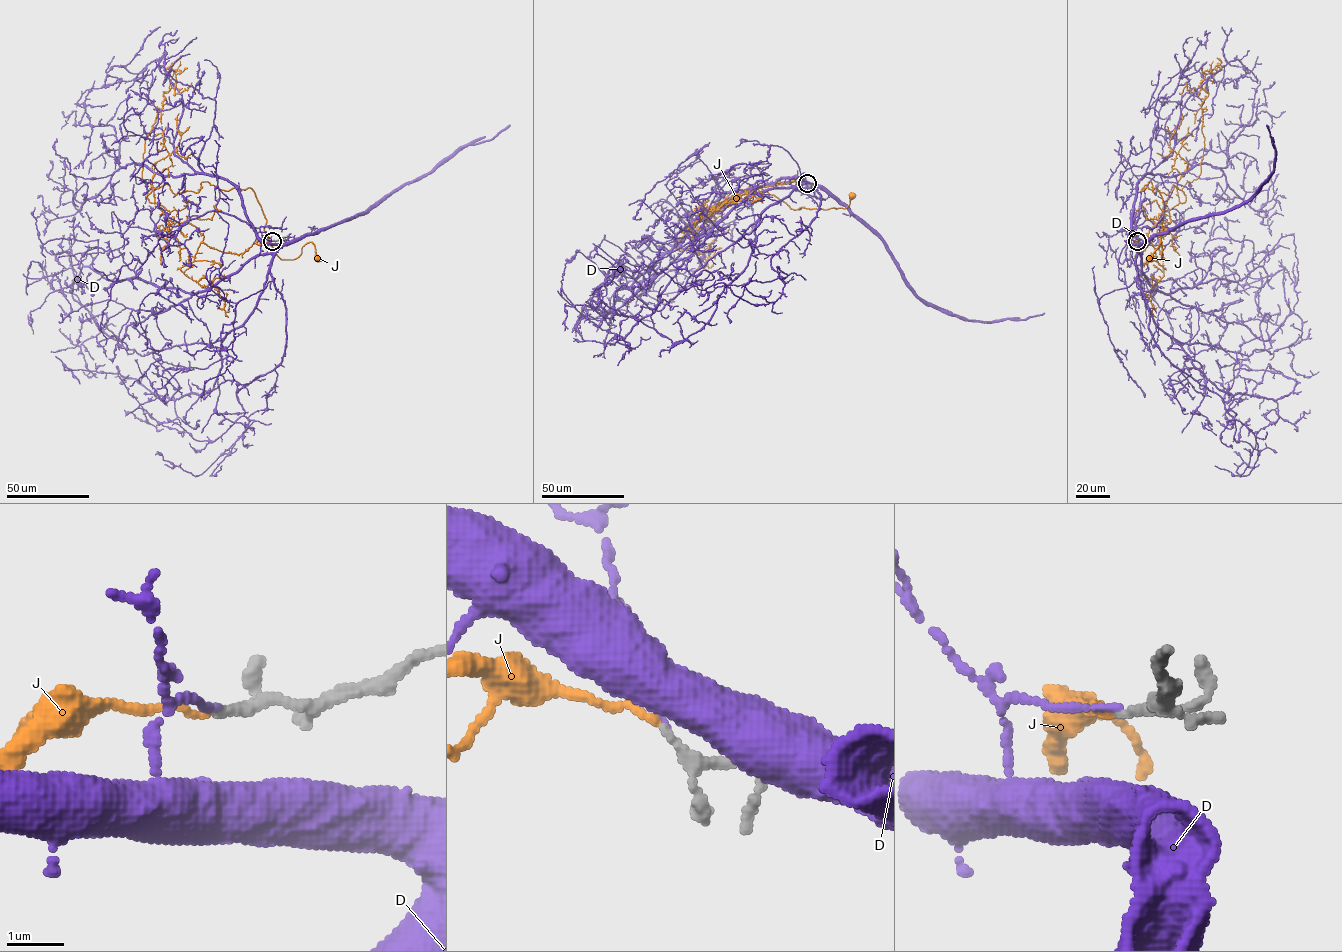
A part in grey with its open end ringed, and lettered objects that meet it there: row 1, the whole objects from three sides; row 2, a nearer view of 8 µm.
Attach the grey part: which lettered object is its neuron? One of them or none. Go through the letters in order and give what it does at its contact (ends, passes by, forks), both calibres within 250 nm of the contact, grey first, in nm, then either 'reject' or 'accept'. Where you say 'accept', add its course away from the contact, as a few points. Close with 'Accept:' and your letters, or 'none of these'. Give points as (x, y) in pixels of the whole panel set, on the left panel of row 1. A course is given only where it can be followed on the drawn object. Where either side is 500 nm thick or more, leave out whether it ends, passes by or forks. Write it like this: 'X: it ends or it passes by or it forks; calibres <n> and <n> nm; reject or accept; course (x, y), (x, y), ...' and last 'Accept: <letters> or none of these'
D: it ends; calibres 150 and 100 nm; reject
J: it ends; calibres 120 and 110 nm; accept; course (272, 241), (212, 248), (146, 196), (250, 187), (274, 252), (311, 242), (317, 257)
Accept: J

